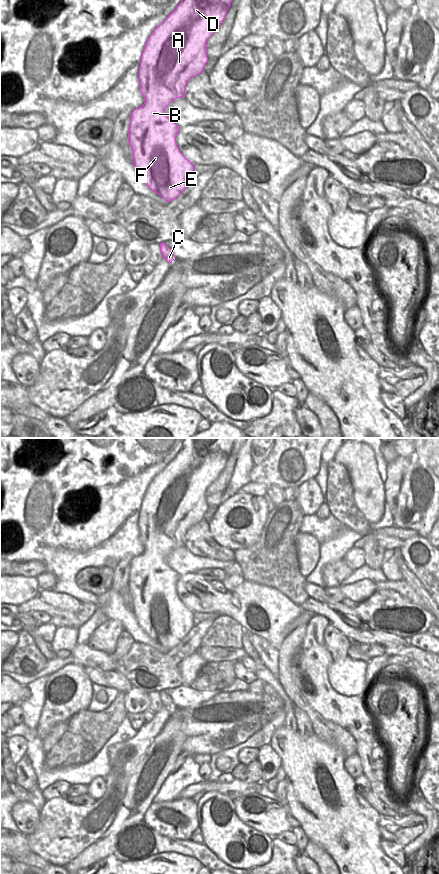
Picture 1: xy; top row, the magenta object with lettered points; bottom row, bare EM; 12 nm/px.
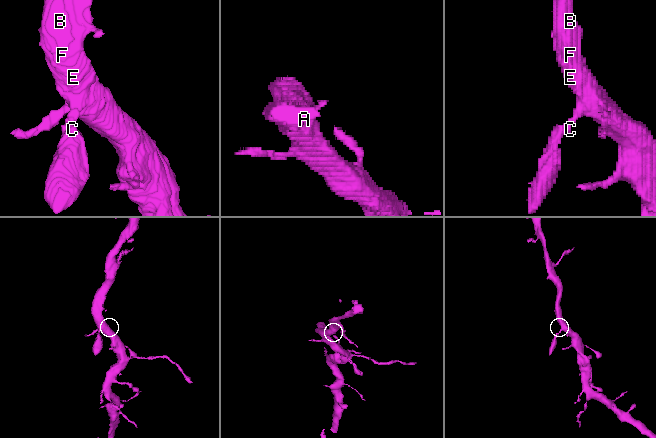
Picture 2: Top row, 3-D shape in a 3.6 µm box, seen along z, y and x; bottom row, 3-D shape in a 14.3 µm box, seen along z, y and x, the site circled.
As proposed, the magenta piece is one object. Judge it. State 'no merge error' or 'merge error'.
no merge error

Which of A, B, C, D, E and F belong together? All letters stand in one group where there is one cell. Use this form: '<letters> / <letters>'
A B C D E F

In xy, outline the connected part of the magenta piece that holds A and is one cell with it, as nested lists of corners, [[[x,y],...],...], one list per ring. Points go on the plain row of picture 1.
[[[184,438],[179,453],[152,480],[141,503],[139,533],[144,552],[131,562],[128,588],[140,627],[168,650],[193,629],[195,613],[179,598],[176,584],[180,575],[168,566],[165,556],[176,546],[185,545],[188,529],[204,519],[207,489],[223,470],[234,441],[235,438]]]

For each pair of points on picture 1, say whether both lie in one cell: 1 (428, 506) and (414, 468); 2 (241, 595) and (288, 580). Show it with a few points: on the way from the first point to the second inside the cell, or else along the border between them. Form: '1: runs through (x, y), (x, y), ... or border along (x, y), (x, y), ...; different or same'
1: runs through (420, 497), (420, 484), (416, 477); same
2: border along (245, 580), (273, 586), (288, 598); different

